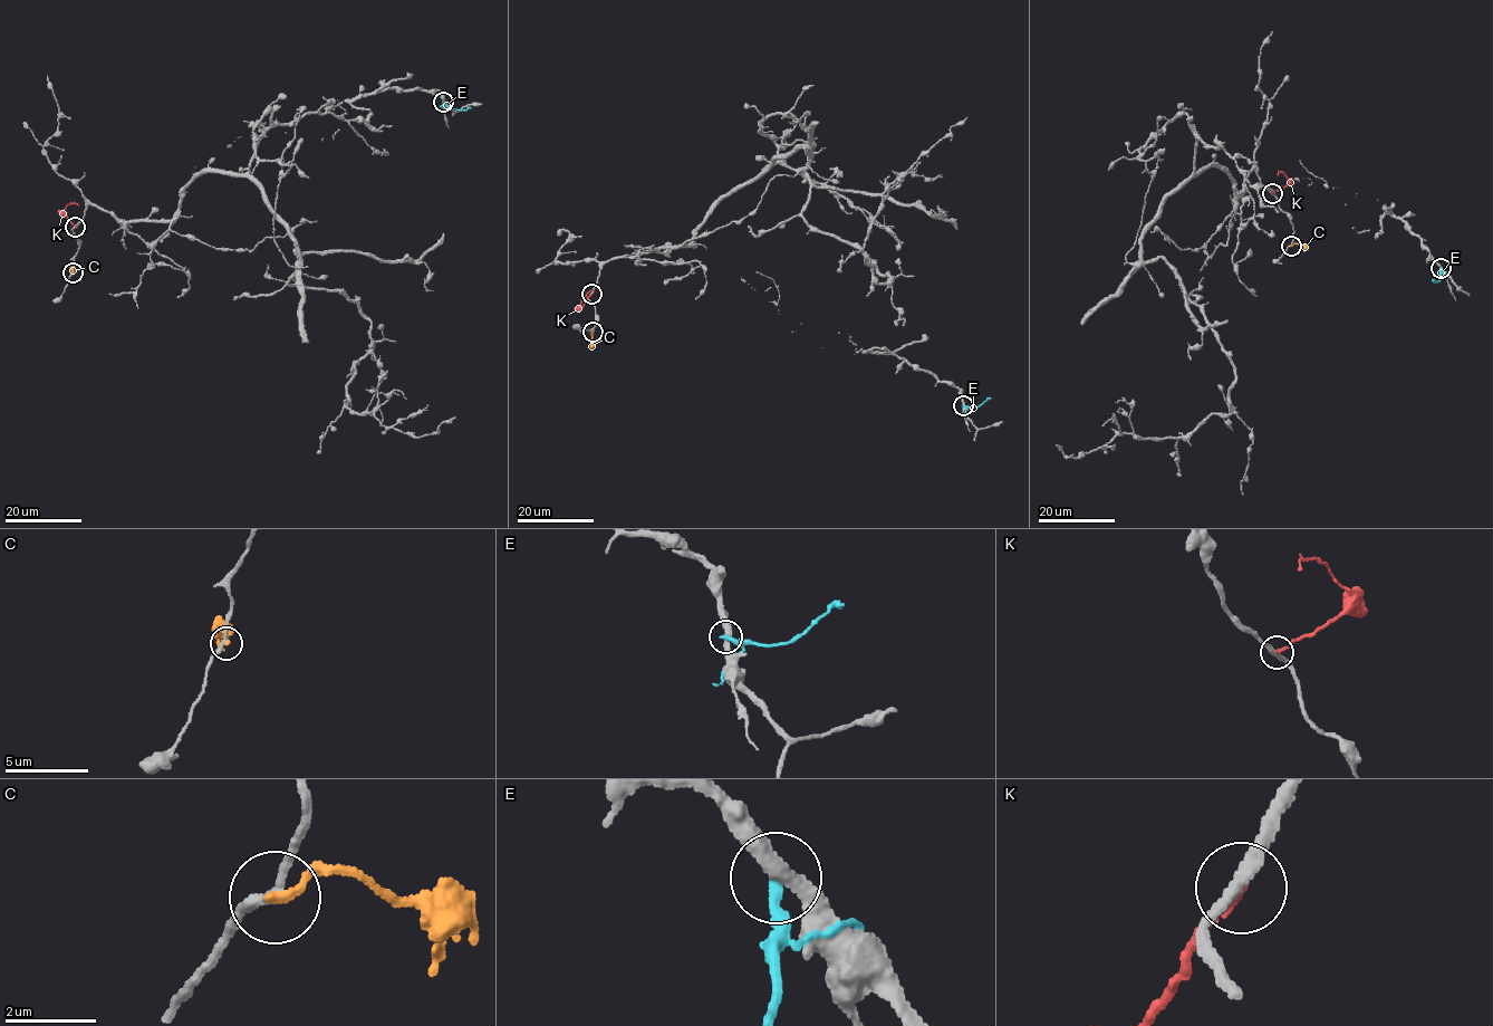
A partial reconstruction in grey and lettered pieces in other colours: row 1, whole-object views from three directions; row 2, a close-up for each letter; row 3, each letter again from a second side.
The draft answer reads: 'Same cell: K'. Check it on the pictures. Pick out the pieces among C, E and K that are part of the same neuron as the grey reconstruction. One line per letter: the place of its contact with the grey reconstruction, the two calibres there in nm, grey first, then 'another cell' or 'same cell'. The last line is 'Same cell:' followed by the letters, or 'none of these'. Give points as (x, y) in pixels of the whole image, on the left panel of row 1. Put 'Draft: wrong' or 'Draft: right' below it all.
C: (73, 272) | 220/240 nm | another cell
E: (443, 102) | 360/240 nm | another cell
K: (75, 227) | 240/190 nm | same cell
Same cell: K
Draft: right

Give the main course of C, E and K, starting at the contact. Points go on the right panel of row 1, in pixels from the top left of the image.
C: (1290, 246), (1298, 243), (1308, 250)
E: (1441, 267), (1439, 279), (1432, 281)
K: (1272, 193), (1289, 181), (1283, 173), (1278, 175)

